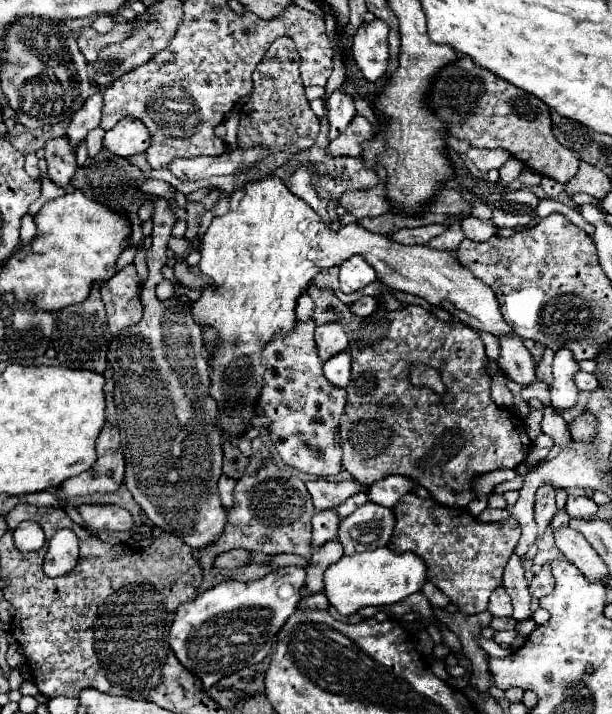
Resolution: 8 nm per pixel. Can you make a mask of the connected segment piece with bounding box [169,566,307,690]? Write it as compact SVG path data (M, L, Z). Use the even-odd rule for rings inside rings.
M285 566L279 568L259 580L253 582L221 582L203 594L199 594L195 600L181 604L175 612L175 620L169 630L169 646L179 658L179 662L195 674L203 690L209 690L215 682L219 682L223 676L229 676L245 666L261 662L273 648L275 636L285 624L285 620L297 610L299 602L303 600L303 584L305 584L305 568L303 566Z

